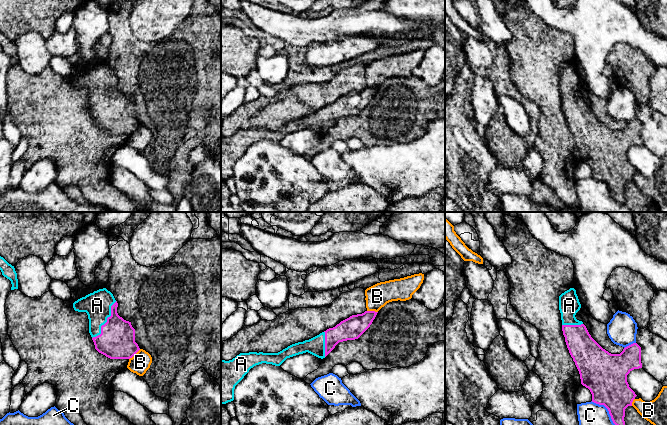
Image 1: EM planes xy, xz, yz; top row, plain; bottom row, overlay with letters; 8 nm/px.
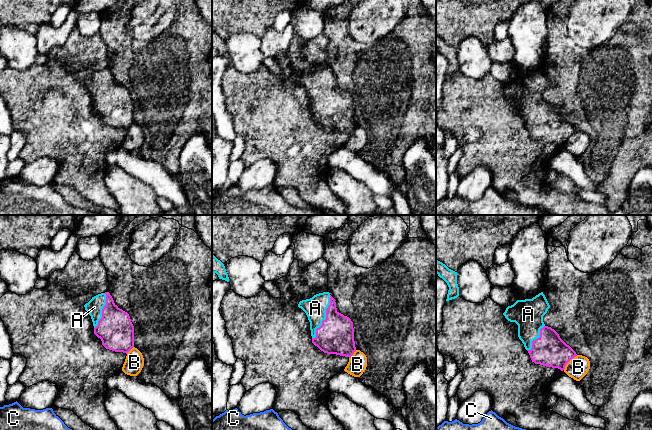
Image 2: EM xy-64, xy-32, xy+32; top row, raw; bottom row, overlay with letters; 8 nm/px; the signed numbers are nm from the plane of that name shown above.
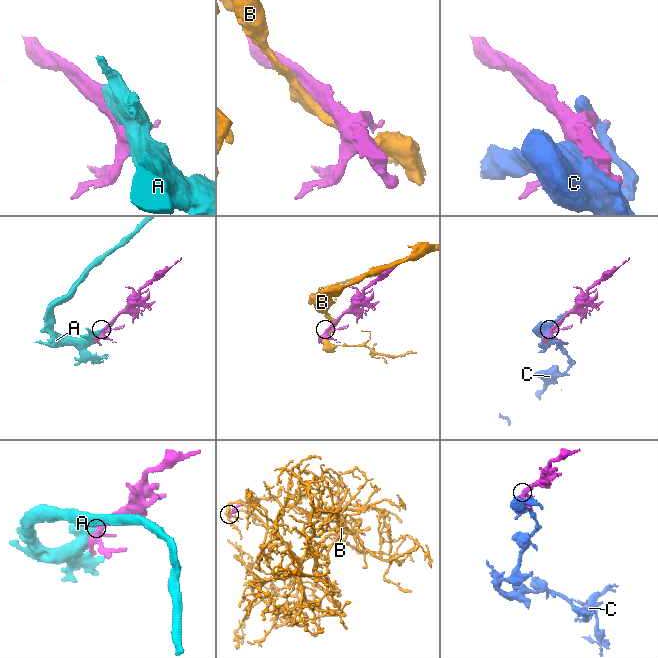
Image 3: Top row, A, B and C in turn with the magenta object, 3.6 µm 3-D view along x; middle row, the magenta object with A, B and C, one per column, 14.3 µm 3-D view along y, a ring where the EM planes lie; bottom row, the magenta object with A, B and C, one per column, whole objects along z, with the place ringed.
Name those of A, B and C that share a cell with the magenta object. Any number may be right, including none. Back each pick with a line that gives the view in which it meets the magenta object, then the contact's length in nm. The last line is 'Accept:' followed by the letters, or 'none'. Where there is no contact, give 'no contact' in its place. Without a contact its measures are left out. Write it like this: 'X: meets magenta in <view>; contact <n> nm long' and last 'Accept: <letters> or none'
A: meets magenta in xy; contact 360 nm long
Accept: A

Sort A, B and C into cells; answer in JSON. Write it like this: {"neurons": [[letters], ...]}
{"neurons": [["A"], ["B"], ["C"]]}

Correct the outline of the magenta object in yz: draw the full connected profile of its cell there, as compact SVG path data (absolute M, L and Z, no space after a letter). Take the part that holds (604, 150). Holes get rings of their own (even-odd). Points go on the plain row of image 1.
M570 64L559 72L562 107L573 137L579 147L581 160L592 170L592 178L604 181L613 199L625 202L625 185L637 172L629 163L627 151L642 144L641 123L633 119L620 130L603 125L575 91L580 86L576 66Z

